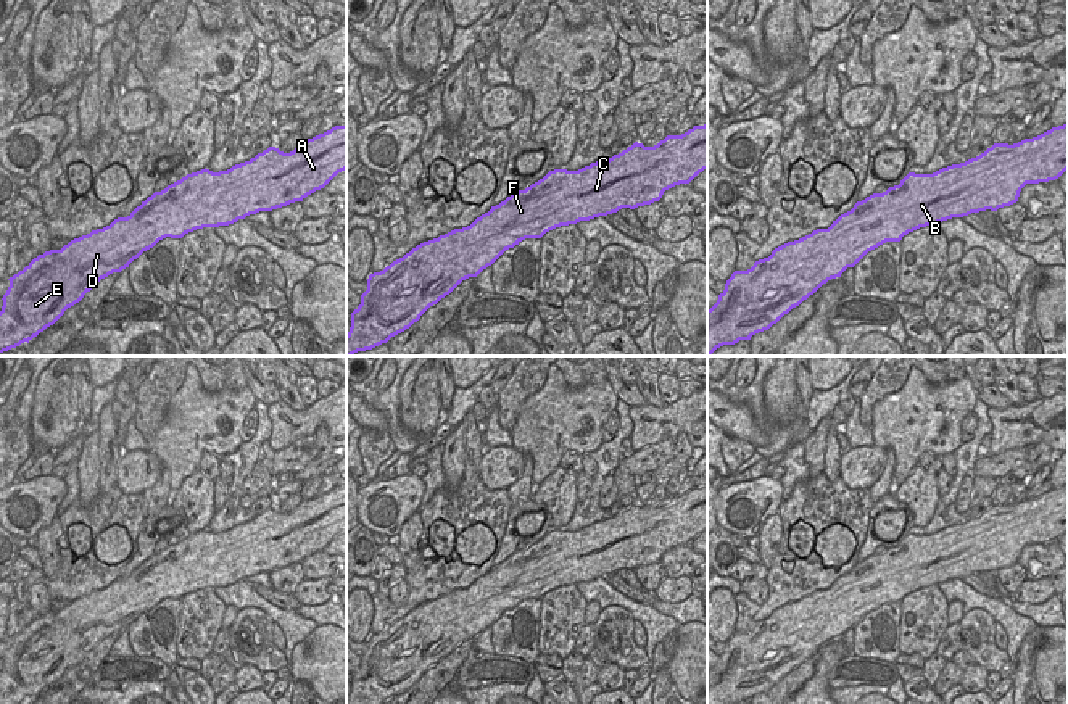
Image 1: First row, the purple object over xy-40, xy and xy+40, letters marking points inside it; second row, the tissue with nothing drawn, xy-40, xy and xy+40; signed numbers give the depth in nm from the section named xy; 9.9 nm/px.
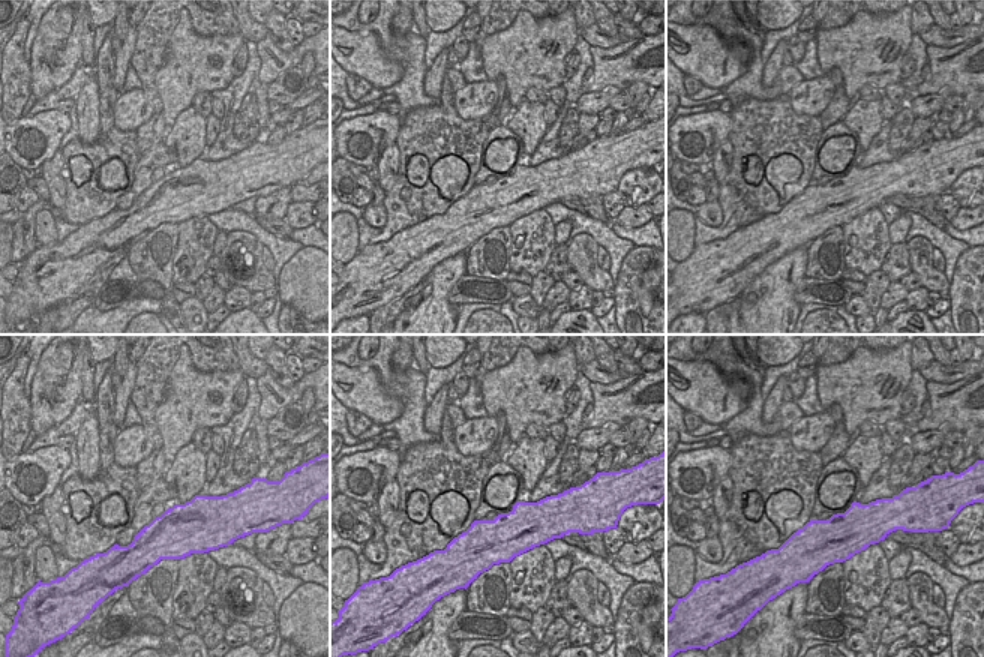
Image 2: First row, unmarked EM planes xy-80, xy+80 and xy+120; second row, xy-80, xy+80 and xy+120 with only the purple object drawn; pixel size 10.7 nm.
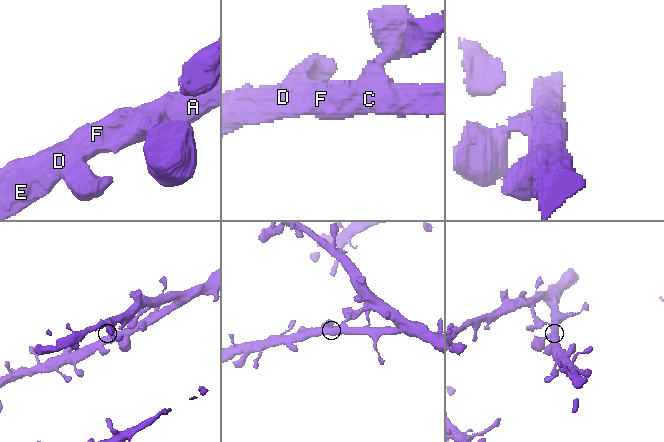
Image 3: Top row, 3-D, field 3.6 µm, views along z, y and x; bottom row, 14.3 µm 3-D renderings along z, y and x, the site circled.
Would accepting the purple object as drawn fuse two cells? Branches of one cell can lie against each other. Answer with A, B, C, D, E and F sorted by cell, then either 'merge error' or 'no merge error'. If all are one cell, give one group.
A B C D E F; no merge error

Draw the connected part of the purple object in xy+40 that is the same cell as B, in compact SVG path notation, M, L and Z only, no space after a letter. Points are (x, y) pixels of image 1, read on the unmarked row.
M1068 485L1025 499L1018 504L994 504L984 514L960 525L942 528L933 535L909 533L899 546L883 554L873 554L854 569L841 575L828 590L788 603L772 612L768 619L759 620L747 632L735 632L718 656L717 664L707 670L707 704L738 704L751 701L752 696L768 691L793 669L813 656L823 644L841 638L847 628L854 628L868 612L886 603L900 603L904 596L920 588L938 585L952 578L963 578L979 572L997 572L1018 562L1026 545L1039 545L1058 540L1068 530Z

